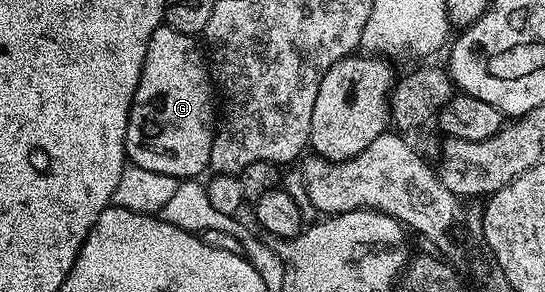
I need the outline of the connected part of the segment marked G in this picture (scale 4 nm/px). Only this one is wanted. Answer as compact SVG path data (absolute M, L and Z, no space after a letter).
M164 23L151 35L139 87L131 103L125 136L125 156L132 164L178 179L197 179L202 176L201 172L209 169L215 132L215 82L202 50L200 53L193 41L196 40L190 34L175 31Z

